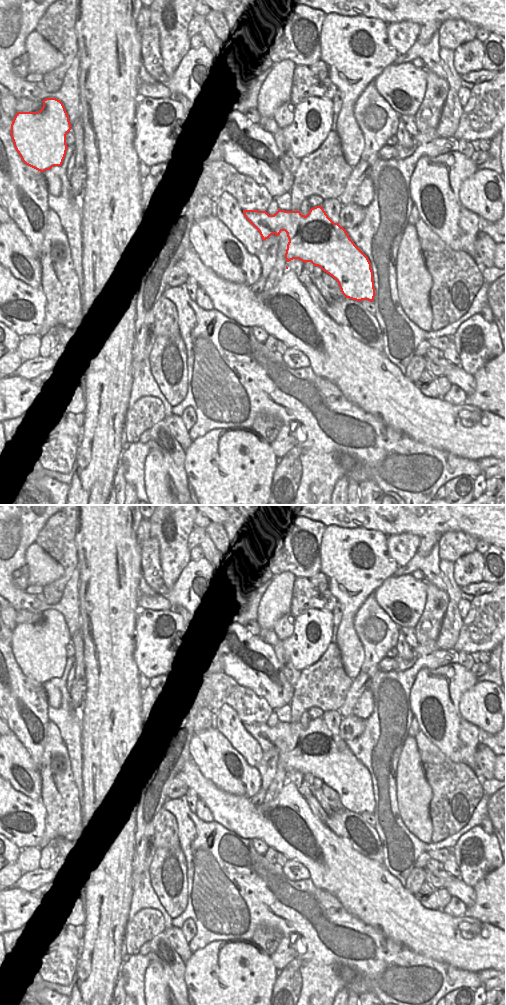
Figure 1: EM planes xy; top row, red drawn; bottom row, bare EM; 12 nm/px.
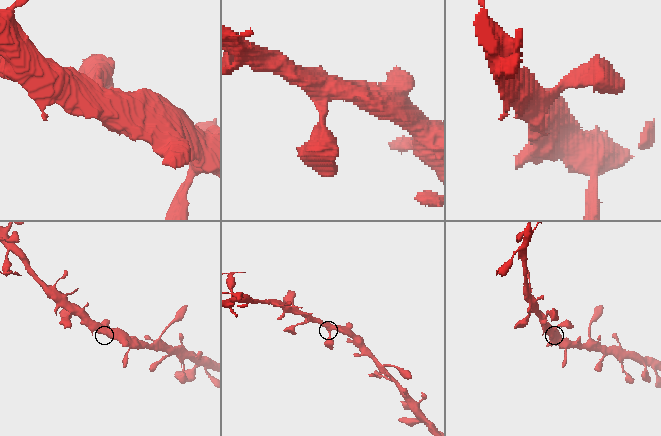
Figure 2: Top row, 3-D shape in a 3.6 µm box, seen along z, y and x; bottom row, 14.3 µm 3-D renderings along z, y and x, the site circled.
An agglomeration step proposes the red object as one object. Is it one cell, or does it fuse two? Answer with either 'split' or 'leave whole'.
leave whole

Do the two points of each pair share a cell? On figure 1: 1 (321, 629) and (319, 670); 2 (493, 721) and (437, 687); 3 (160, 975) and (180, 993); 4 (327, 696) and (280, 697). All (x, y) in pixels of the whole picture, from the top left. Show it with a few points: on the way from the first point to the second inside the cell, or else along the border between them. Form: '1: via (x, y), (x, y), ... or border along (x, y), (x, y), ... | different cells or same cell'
1: border along (330, 642), (325, 652), (316, 661), (300, 671) | different cells
2: border along (475, 683), (459, 703), (459, 712), (468, 722) | different cells
3: border along (157, 961), (169, 978), (171, 994) | different cells
4: border along (283, 675), (293, 687), (293, 696), (290, 703) | different cells

